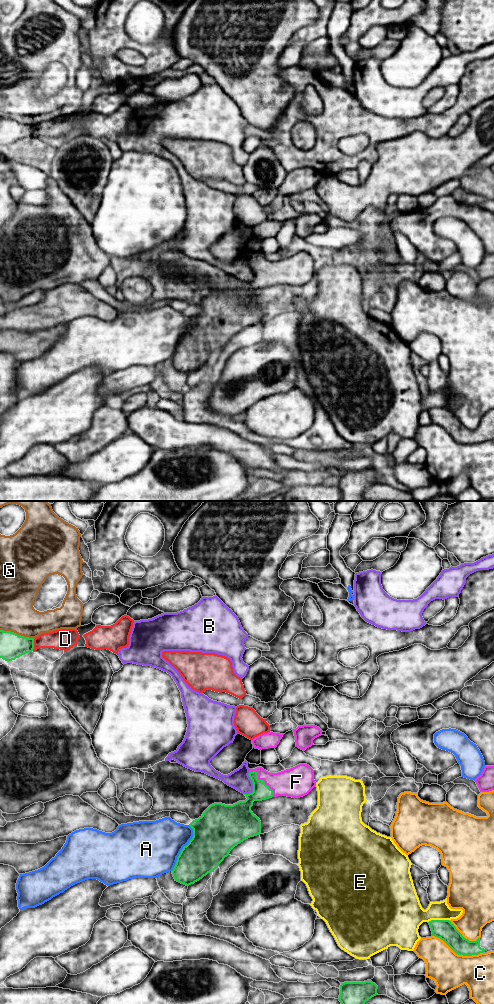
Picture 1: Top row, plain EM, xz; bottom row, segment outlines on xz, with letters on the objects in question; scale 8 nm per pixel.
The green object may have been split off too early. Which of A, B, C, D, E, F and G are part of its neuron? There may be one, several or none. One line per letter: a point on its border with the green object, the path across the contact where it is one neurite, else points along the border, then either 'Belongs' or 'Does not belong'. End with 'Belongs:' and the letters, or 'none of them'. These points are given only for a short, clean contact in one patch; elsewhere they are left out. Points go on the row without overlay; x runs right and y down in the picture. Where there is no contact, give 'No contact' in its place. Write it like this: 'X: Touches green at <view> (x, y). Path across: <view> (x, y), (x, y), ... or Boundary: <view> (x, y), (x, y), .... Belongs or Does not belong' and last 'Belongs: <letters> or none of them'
A: Touches green at xz (183, 336). Does not belong
B: Touches green at xz (253, 274). Does not belong
C: Touches green at xz (456, 441). Does not belong
D: Touches green at xz (33, 133). Does not belong
E: Touches green at xz (438, 408). Does not belong
F: Touches green at xz (262, 268). Belongs
G: Touches green at xz (17, 122). Does not belong
Belongs: F

